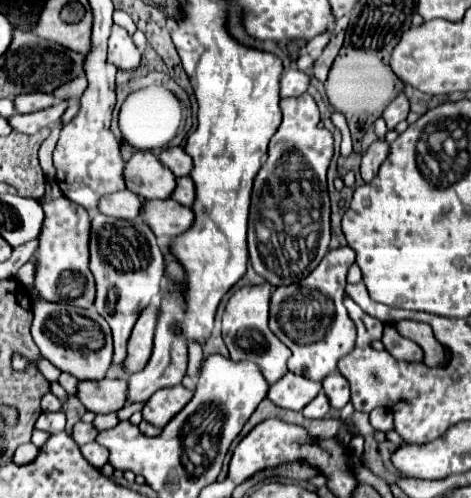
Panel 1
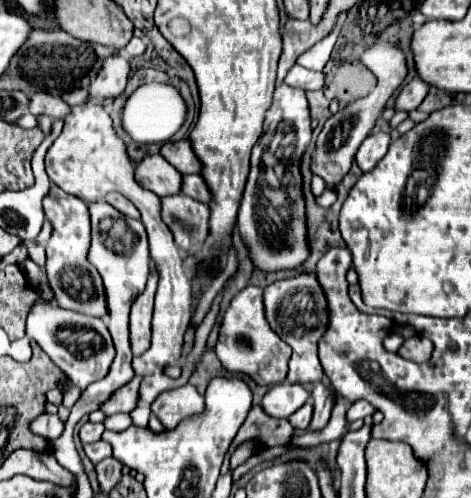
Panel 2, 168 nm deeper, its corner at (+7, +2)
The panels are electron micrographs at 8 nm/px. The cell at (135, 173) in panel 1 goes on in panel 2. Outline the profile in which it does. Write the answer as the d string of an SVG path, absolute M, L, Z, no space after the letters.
M145 155L135 169L135 177L145 189L159 197L181 193L183 175L163 155Z

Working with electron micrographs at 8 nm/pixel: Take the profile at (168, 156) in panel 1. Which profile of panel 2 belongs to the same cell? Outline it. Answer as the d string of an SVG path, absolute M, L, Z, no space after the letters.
M181 139L181 141L169 141L161 147L161 155L175 167L179 169L183 175L185 173L201 173L203 165L197 159L191 141L189 139Z

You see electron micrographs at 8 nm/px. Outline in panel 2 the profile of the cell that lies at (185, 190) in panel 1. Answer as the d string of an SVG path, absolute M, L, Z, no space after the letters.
M183 175L183 193L203 203L211 201L209 187L201 175Z

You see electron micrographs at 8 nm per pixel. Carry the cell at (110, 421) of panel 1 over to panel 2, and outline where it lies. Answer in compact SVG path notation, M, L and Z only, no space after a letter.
M117 413L117 415L111 415L107 421L105 421L105 427L107 429L115 429L115 431L125 431L129 425L131 425L131 415L127 413Z

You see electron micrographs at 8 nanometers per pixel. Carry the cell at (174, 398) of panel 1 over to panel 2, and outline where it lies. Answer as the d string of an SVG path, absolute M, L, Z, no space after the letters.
M187 383L185 387L177 387L161 393L153 401L151 411L159 417L165 429L175 429L183 419L203 413L205 399L203 395L199 395L199 391L191 383Z

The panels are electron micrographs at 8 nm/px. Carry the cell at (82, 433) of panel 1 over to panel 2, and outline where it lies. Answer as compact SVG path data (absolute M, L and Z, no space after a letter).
M85 423L79 431L79 437L83 443L95 443L101 439L103 431L105 431L105 427L101 423Z

